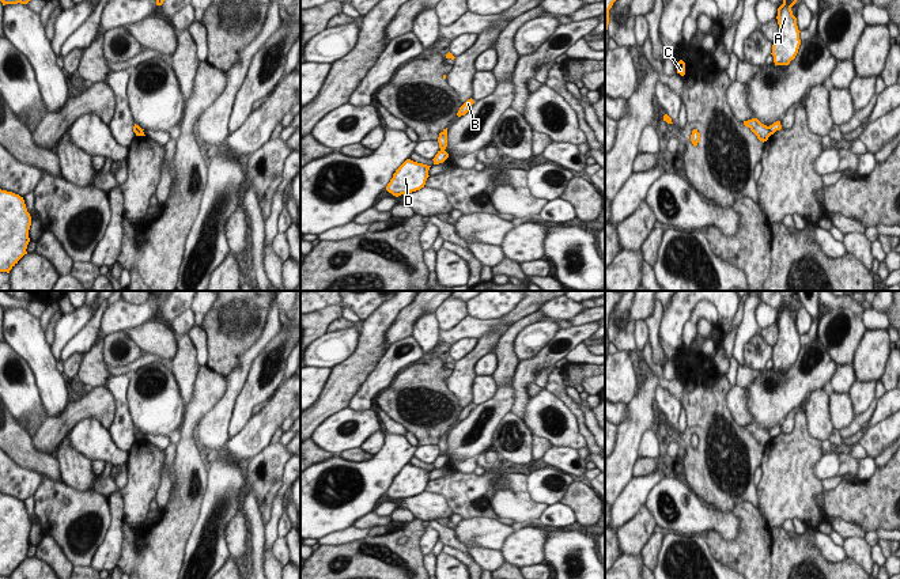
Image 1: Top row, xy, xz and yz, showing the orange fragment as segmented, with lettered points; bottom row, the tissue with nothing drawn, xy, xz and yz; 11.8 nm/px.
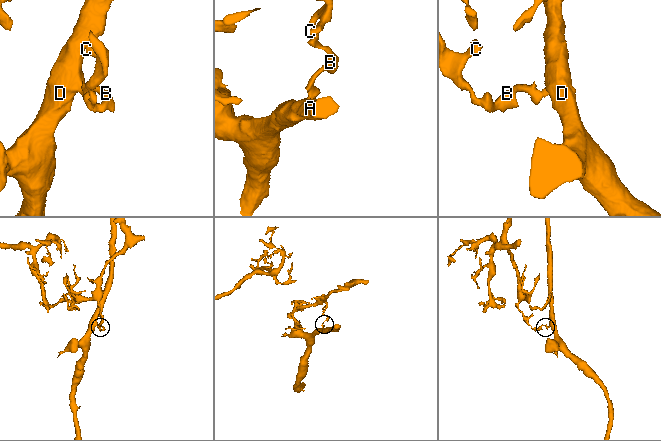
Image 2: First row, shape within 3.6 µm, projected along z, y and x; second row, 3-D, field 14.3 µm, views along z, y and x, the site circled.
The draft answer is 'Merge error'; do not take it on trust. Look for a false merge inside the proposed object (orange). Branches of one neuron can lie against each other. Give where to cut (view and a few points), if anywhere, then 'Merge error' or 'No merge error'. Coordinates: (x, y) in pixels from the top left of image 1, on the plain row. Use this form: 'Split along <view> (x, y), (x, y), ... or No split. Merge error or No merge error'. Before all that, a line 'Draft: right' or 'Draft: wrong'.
Draft: right
Split along xz (441, 453), (443, 455). Merge error

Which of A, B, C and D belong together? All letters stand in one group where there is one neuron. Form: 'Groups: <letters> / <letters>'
Groups: A D / B C

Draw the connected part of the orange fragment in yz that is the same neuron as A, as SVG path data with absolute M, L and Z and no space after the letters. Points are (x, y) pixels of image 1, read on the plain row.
M783 298L783 309L778 313L779 337L772 349L772 360L775 370L789 370L795 363L801 344L797 330L797 322L793 319L791 311L797 307L797 300Z

